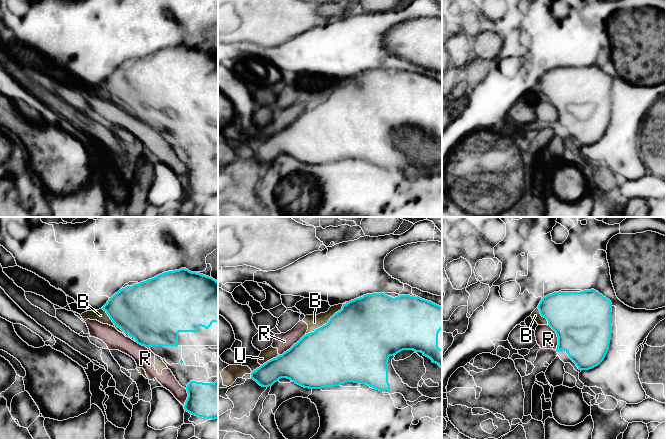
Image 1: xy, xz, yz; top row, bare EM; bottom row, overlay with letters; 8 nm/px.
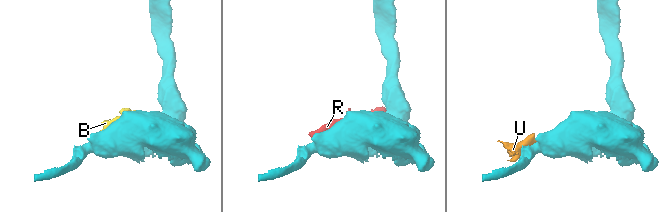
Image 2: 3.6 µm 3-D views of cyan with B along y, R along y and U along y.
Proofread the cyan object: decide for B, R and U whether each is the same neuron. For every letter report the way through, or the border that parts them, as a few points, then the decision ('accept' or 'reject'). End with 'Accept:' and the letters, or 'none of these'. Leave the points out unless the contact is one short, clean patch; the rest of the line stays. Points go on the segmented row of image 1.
B: reject
R: reject
U: along xz (279, 355), (261, 365) | reject
Accept: none of these

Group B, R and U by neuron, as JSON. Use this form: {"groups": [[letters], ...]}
{"groups": [["B", "R", "U"]]}

